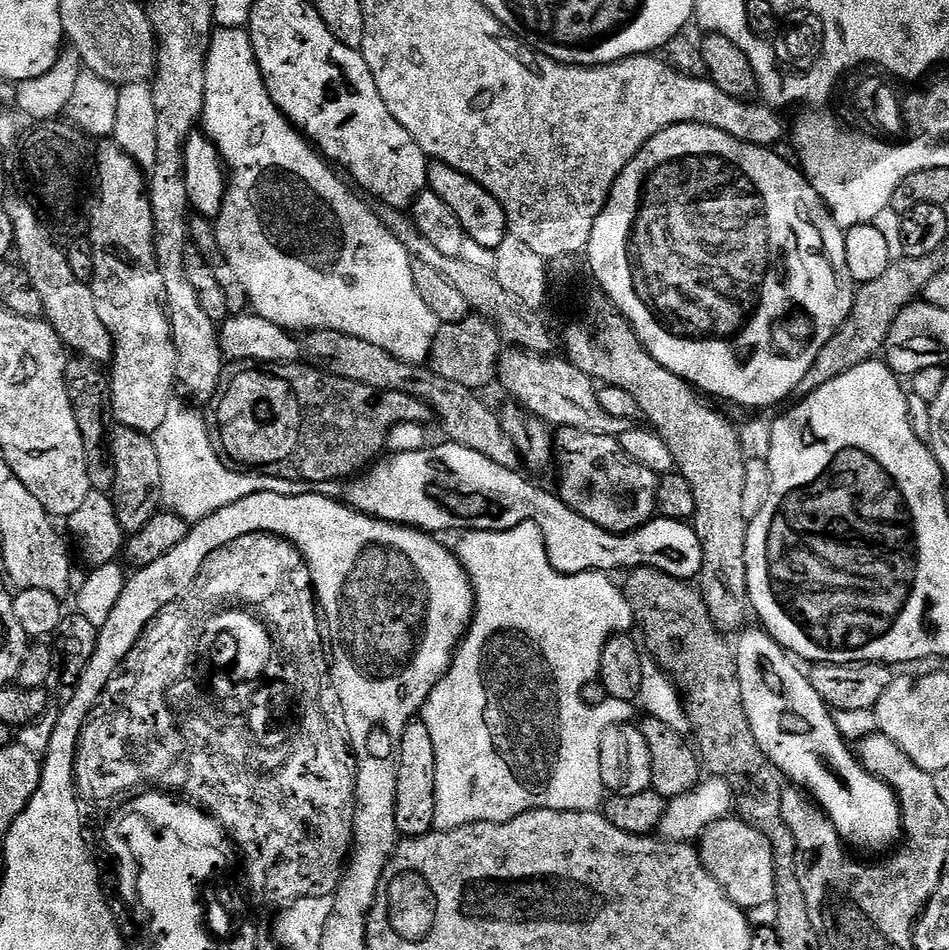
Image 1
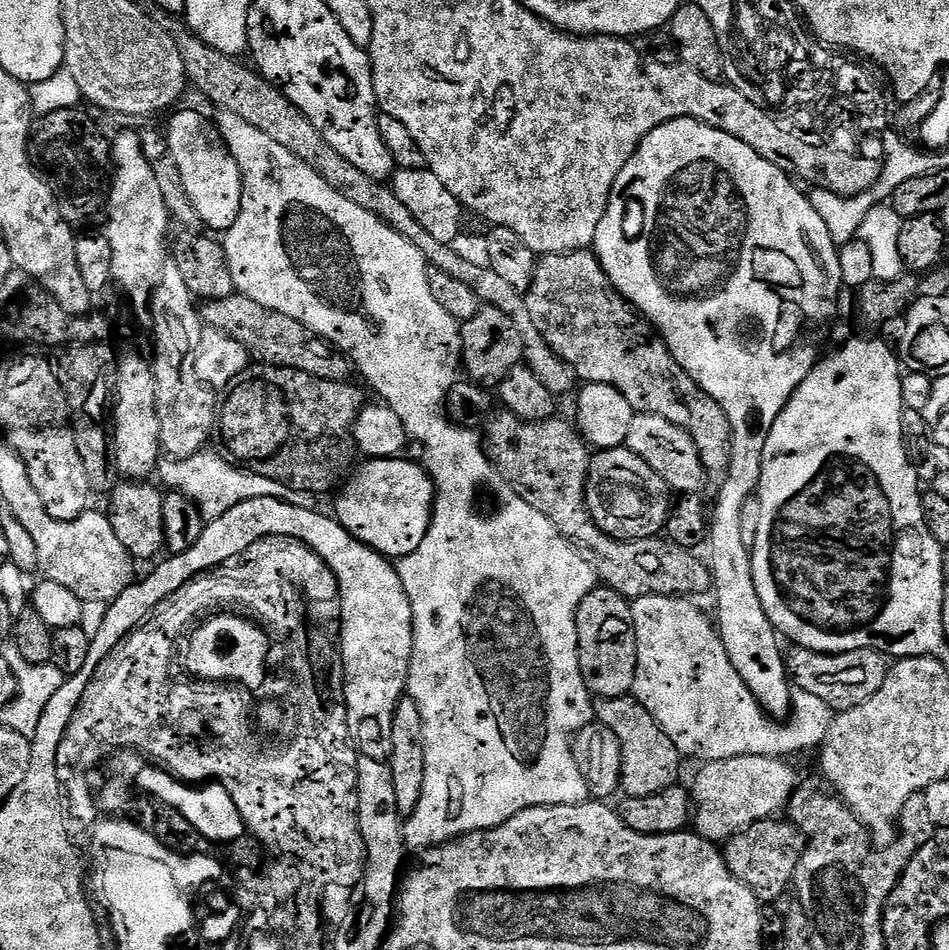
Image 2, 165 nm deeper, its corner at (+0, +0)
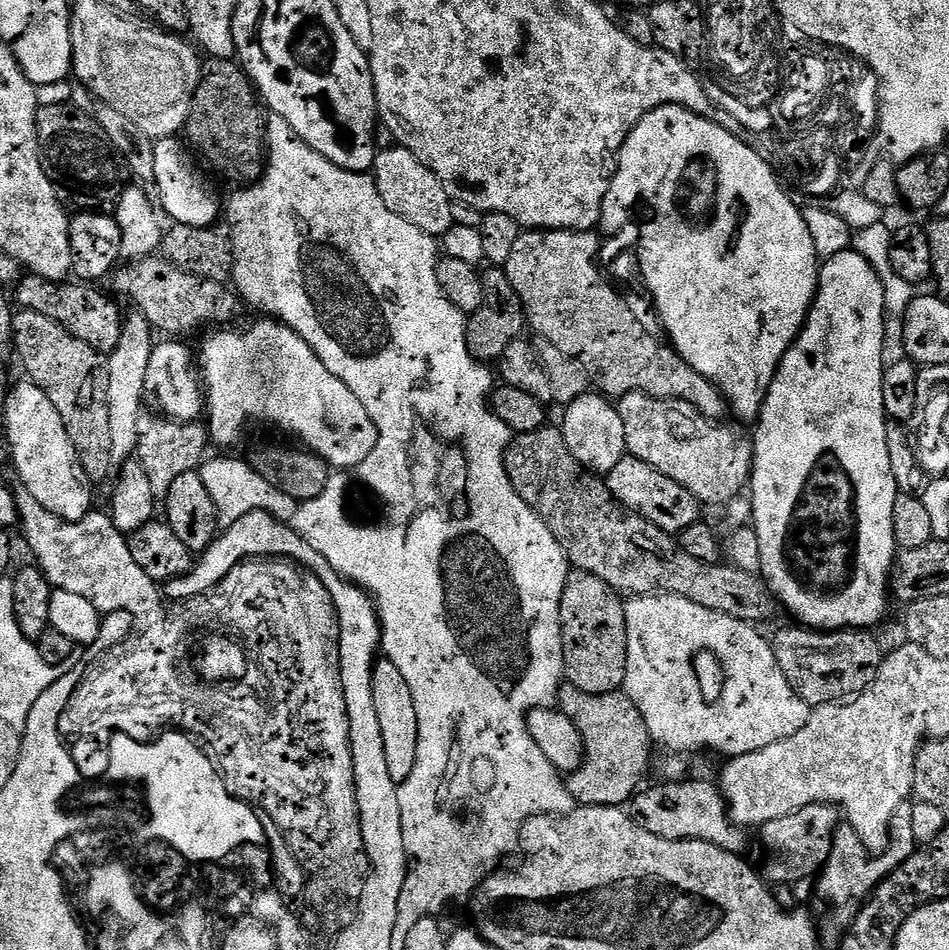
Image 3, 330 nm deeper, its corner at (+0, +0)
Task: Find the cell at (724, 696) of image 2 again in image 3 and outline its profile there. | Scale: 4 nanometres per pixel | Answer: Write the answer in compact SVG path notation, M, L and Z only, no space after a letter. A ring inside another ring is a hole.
M634 596L624 600L626 614L626 678L623 693L638 706L646 730L650 730L653 741L672 752L700 752L709 748L721 752L724 758L741 756L774 746L790 734L798 734L806 726L810 705L786 682L778 658L774 658L769 637L763 636L759 627L735 620L726 614L706 610L698 602L690 602L685 596ZM699 652L713 652L724 667L724 689L713 704L704 701L700 680L692 659Z

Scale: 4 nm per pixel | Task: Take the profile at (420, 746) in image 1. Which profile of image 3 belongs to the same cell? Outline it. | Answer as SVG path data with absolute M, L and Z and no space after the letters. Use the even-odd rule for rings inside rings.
M386 658L377 659L372 666L372 693L374 711L382 729L382 747L386 753L386 774L399 786L410 778L414 762L418 758L418 713L414 707L414 697L406 678L398 671L398 666Z

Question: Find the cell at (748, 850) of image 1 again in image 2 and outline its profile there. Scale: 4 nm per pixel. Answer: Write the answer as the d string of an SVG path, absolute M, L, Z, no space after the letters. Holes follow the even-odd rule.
M787 819L759 820L734 834L723 845L728 868L751 892L764 902L776 902L784 891L793 887L798 862L806 847L804 835Z

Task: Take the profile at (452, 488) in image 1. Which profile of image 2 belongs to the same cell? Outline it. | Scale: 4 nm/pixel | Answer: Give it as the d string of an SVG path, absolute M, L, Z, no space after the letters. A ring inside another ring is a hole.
M365 459L365 464L361 468L359 465L335 493L336 521L355 540L389 558L409 556L422 546L422 538L426 538L426 530L432 521L432 506L436 503L436 485L432 483L432 477L419 463L416 465L414 461L404 459Z

